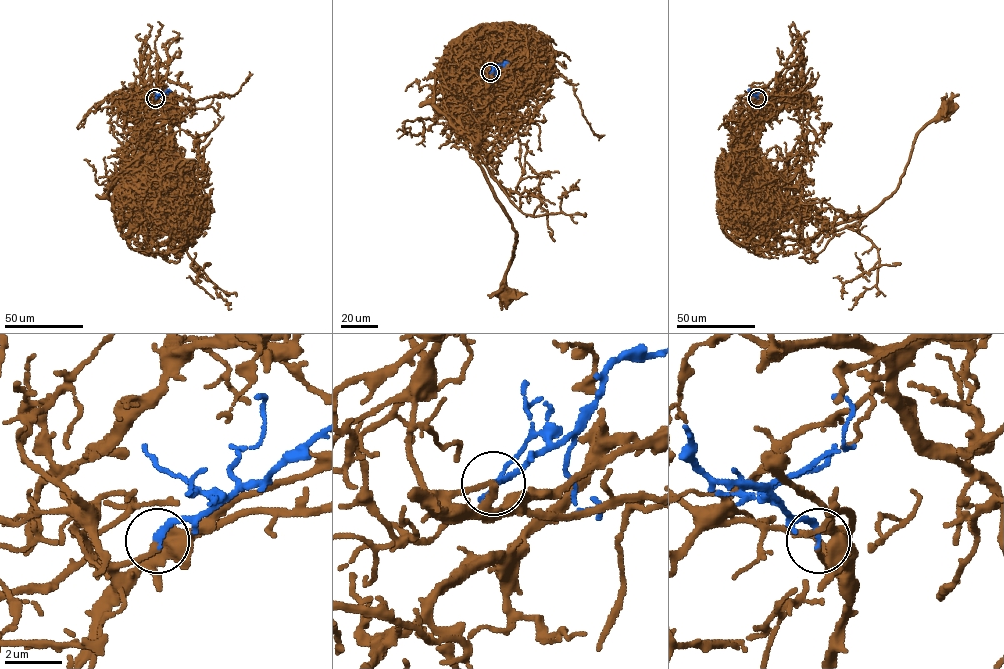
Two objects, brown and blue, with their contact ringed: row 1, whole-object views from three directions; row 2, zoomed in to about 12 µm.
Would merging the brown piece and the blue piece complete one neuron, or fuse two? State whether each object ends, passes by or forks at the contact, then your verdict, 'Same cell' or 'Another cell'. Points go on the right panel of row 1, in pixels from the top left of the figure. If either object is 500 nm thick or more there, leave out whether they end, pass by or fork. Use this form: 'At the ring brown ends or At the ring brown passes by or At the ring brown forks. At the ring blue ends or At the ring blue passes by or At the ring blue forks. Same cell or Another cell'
At the ring brown ends. At the ring blue ends. Same cell

